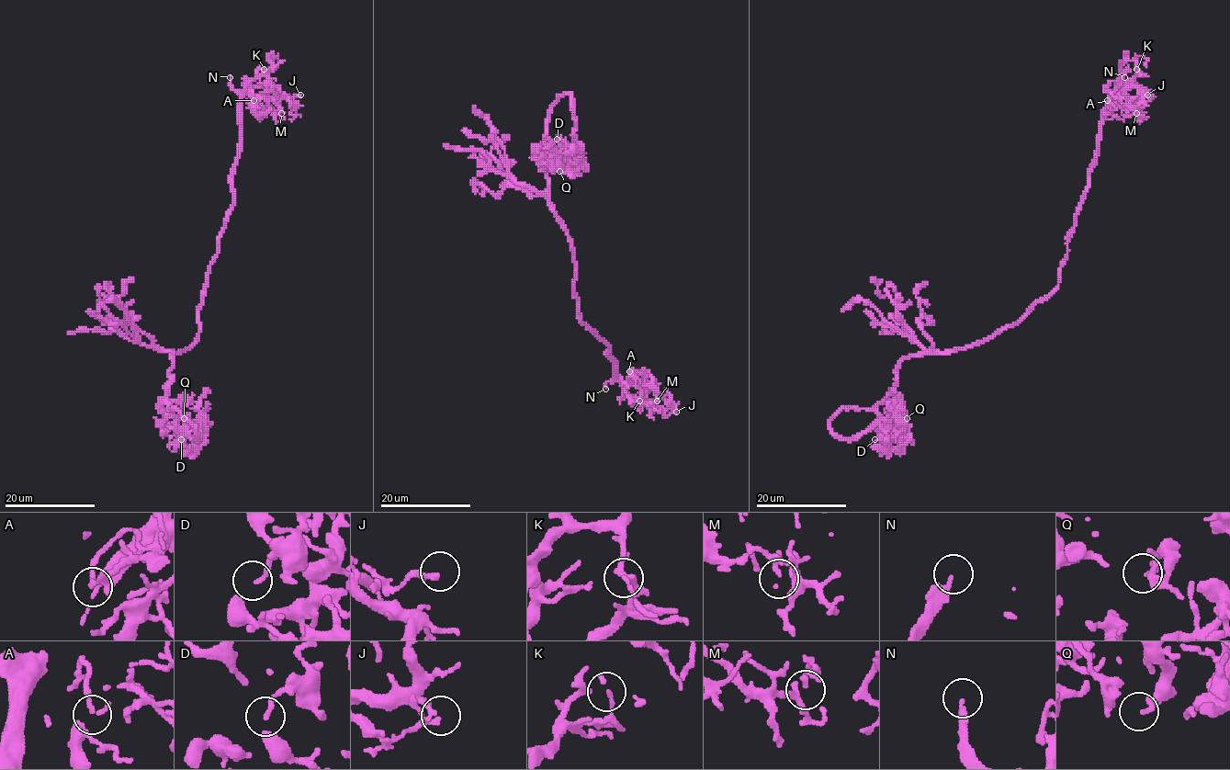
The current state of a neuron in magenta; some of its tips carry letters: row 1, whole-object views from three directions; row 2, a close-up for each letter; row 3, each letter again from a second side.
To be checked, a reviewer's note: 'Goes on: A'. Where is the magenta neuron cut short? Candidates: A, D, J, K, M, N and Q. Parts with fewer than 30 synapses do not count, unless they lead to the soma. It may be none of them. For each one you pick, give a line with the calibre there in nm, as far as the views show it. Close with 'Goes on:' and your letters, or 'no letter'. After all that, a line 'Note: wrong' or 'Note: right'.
N: 240 nm thick
Goes on: N
Note: wrong

